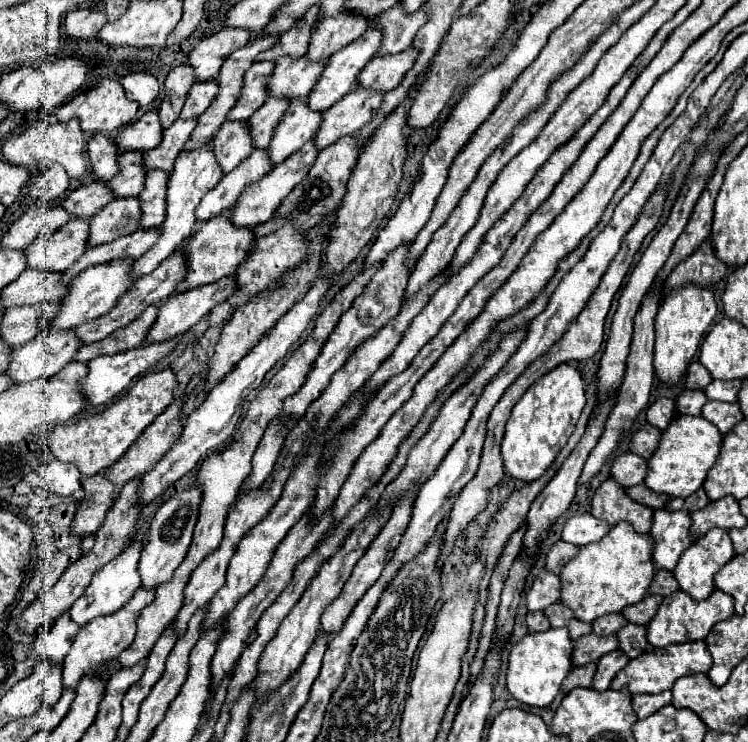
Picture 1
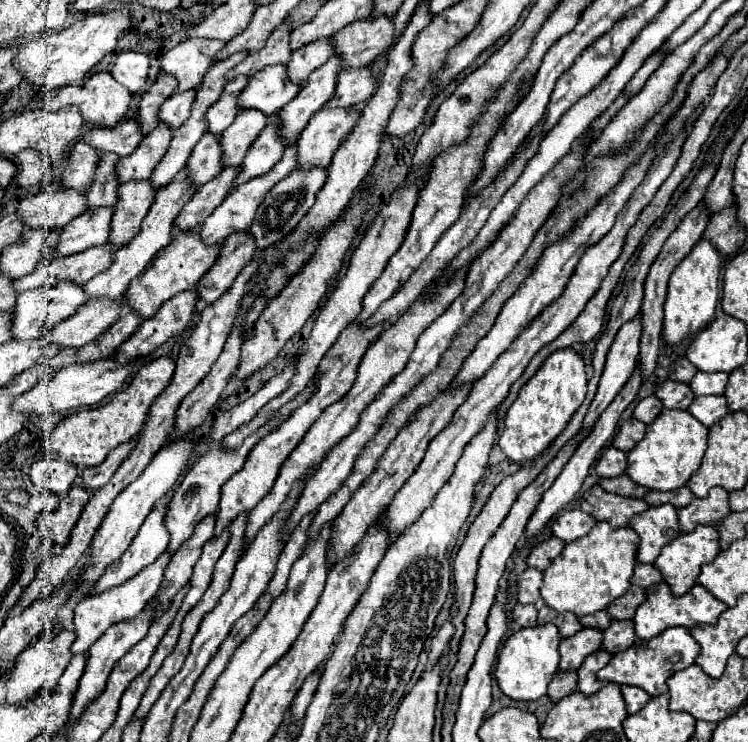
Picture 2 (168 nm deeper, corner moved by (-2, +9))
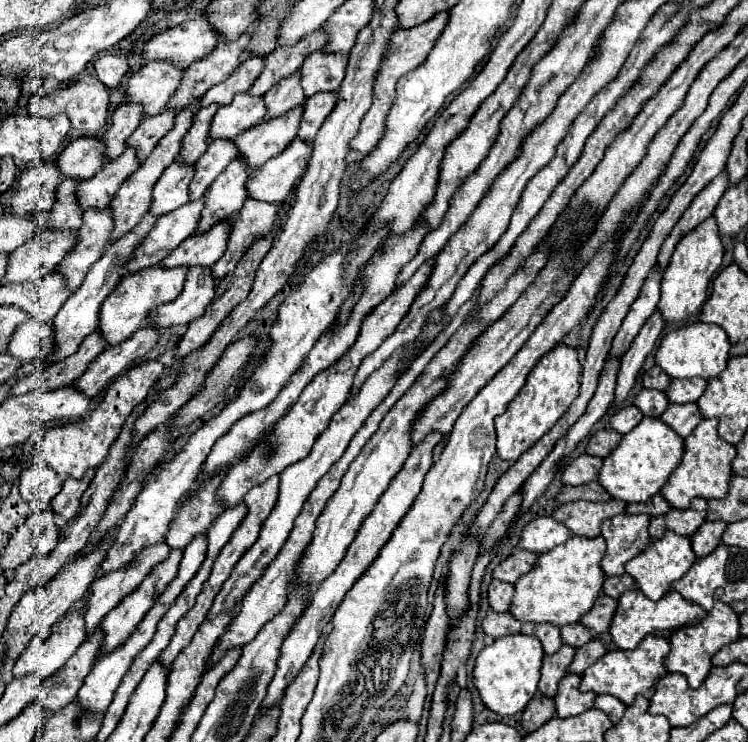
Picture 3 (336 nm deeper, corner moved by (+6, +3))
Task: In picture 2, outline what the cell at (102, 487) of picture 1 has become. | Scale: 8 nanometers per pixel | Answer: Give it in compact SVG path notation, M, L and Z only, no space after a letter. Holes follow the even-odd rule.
M73 486L69 494L61 500L57 510L39 516L39 532L43 534L43 538L55 542L57 546L65 546L71 538L75 522L79 520L81 512L85 510L91 498L93 498L91 490L85 490L83 486Z

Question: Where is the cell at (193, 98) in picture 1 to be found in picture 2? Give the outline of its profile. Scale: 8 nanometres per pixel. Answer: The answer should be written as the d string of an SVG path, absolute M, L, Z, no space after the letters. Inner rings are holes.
M191 88L185 92L175 92L171 98L167 98L167 102L159 110L159 120L171 128L179 128L191 114L195 92L197 88Z

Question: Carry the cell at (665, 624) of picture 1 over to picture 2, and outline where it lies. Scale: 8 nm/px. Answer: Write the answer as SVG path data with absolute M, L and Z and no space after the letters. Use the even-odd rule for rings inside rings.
M667 582L655 584L647 590L647 600L637 608L637 614L633 618L635 622L635 634L643 640L649 640L657 634L661 634L667 628L673 626L685 626L685 628L693 628L699 624L715 624L719 614L727 610L727 604L717 600L709 590L705 590L701 584L693 586L687 594L683 596L675 596L671 592L671 586Z

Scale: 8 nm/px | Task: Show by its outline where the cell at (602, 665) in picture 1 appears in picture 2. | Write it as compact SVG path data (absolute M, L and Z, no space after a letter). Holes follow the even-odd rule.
M597 650L595 654L591 654L585 662L583 662L583 666L579 666L579 670L577 670L577 674L579 674L579 690L583 692L583 694L595 694L599 688L603 688L605 684L597 678L597 672L603 668L603 666L607 666L609 664L609 660L613 658L613 654L611 652L607 652L607 650Z

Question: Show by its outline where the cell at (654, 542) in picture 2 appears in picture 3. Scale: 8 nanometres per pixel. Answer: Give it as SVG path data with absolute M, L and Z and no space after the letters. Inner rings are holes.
M617 514L603 520L601 536L605 538L607 552L599 562L605 576L621 576L623 564L635 558L651 542L647 534L649 516L639 514Z

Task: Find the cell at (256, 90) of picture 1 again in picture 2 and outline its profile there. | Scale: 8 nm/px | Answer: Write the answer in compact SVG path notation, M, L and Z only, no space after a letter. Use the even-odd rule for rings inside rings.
M235 76L235 80L231 80L227 84L227 88L223 90L221 98L209 108L207 112L207 120L209 120L209 132L213 134L221 134L223 130L227 130L235 116L239 114L239 94L243 92L243 88L247 86L249 82L249 76Z

